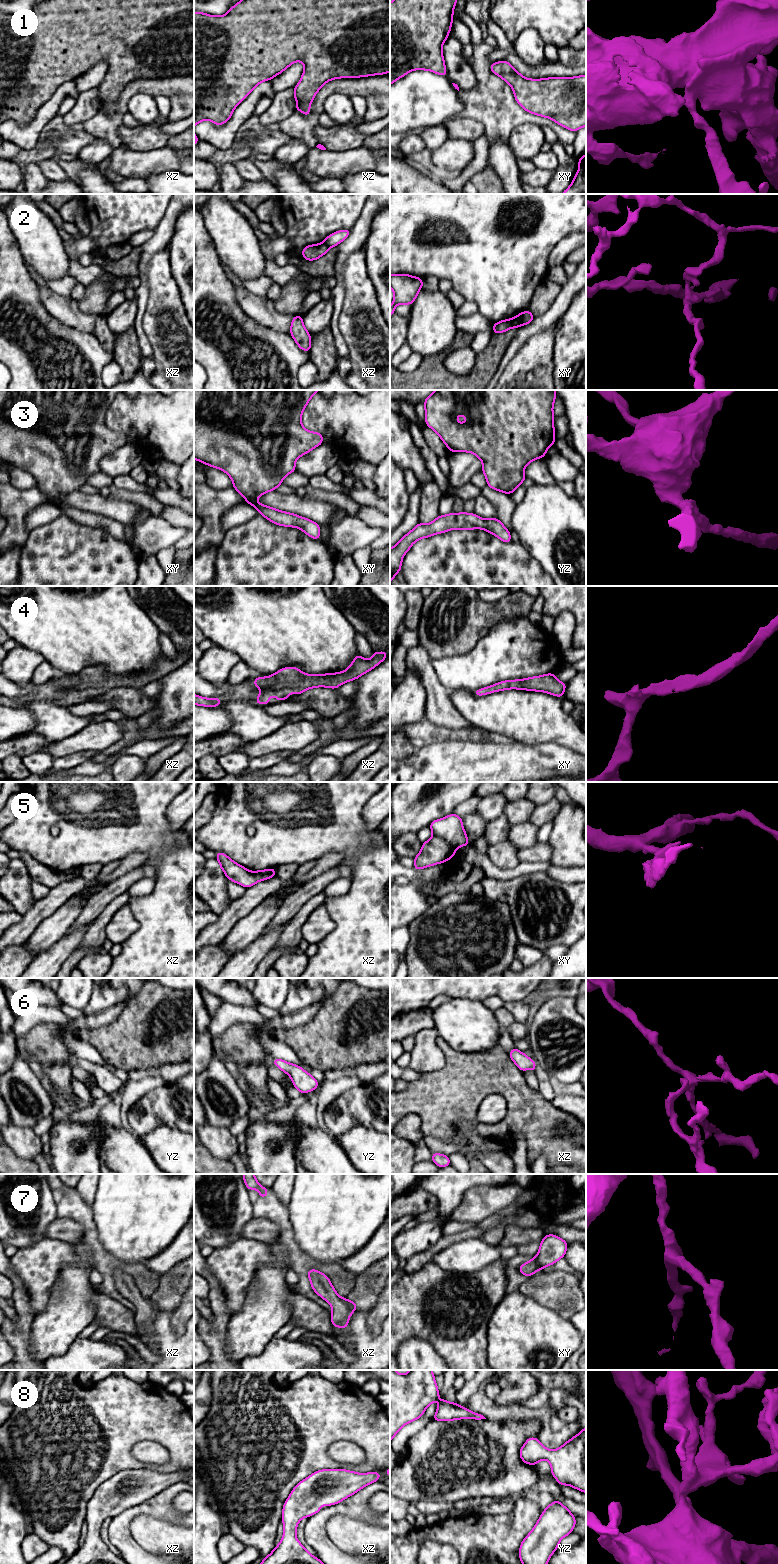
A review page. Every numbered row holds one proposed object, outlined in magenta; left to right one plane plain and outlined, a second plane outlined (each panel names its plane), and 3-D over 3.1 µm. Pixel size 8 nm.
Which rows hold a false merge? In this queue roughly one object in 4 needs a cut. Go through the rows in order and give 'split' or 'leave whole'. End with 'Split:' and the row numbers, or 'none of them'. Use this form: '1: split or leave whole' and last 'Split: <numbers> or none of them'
1: leave whole
2: split
3: leave whole
4: leave whole
5: split
6: leave whole
7: leave whole
8: leave whole
Split: 2, 5

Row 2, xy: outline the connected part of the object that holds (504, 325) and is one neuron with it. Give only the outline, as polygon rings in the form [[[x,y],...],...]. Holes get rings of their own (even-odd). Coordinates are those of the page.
[[[522,313],[518,314],[514,318],[493,323],[492,333],[501,334],[511,328],[519,328],[521,326],[521,321]]]

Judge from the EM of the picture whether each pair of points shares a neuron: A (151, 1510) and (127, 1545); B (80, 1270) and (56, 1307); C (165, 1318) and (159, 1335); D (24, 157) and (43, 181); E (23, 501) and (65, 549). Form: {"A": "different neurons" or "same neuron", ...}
{"A": "same neuron", "B": "same neuron", "C": "same neuron", "D": "different neurons", "E": "different neurons"}

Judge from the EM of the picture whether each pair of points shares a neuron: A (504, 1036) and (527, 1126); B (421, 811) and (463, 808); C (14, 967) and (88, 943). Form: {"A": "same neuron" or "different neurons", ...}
{"A": "different neurons", "B": "different neurons", "C": "same neuron"}

